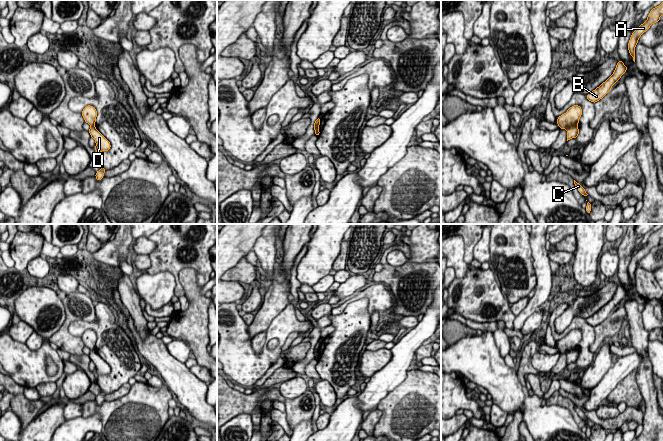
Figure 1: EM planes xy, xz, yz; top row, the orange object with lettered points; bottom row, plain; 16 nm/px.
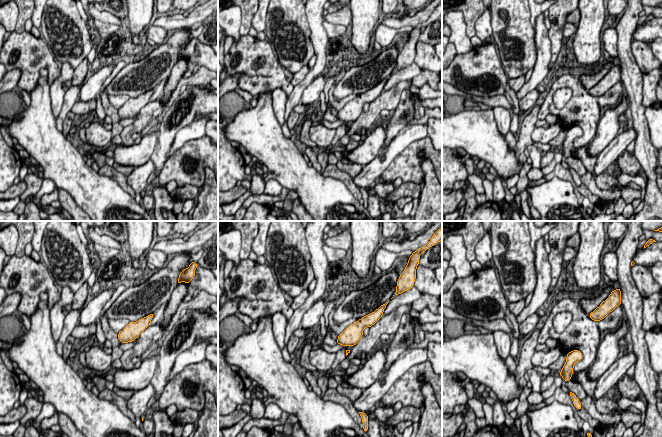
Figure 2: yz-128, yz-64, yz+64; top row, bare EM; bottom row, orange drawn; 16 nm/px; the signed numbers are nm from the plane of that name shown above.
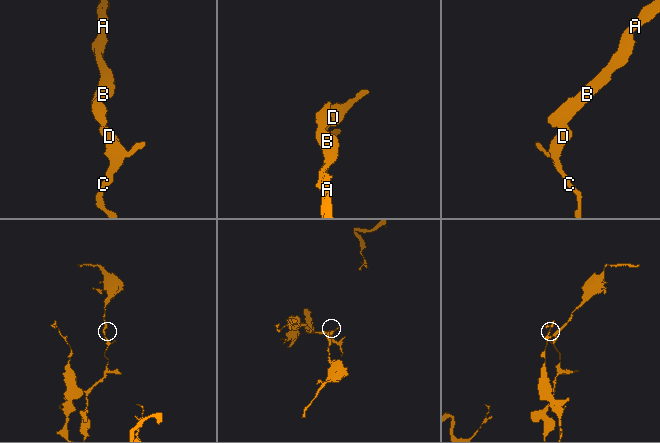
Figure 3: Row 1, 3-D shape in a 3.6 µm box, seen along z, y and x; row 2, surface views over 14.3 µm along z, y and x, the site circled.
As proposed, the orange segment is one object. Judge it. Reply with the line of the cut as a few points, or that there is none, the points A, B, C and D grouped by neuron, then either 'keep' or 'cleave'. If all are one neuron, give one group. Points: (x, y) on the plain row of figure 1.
cut in yz along (576, 349), (570, 349), (566, 353); A B / C D; cleave

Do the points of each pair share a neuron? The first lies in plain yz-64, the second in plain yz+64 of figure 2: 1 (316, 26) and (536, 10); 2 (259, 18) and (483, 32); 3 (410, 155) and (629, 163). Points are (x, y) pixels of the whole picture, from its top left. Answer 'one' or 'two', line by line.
1: two
2: one
3: one

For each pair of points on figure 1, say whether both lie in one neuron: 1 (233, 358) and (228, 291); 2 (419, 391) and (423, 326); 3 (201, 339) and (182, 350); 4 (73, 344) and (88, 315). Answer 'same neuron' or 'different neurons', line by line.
1: different neurons
2: different neurons
3: different neurons
4: same neuron

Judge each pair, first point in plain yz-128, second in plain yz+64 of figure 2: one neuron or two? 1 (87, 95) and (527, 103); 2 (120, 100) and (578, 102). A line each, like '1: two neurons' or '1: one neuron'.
1: one neuron
2: one neuron

